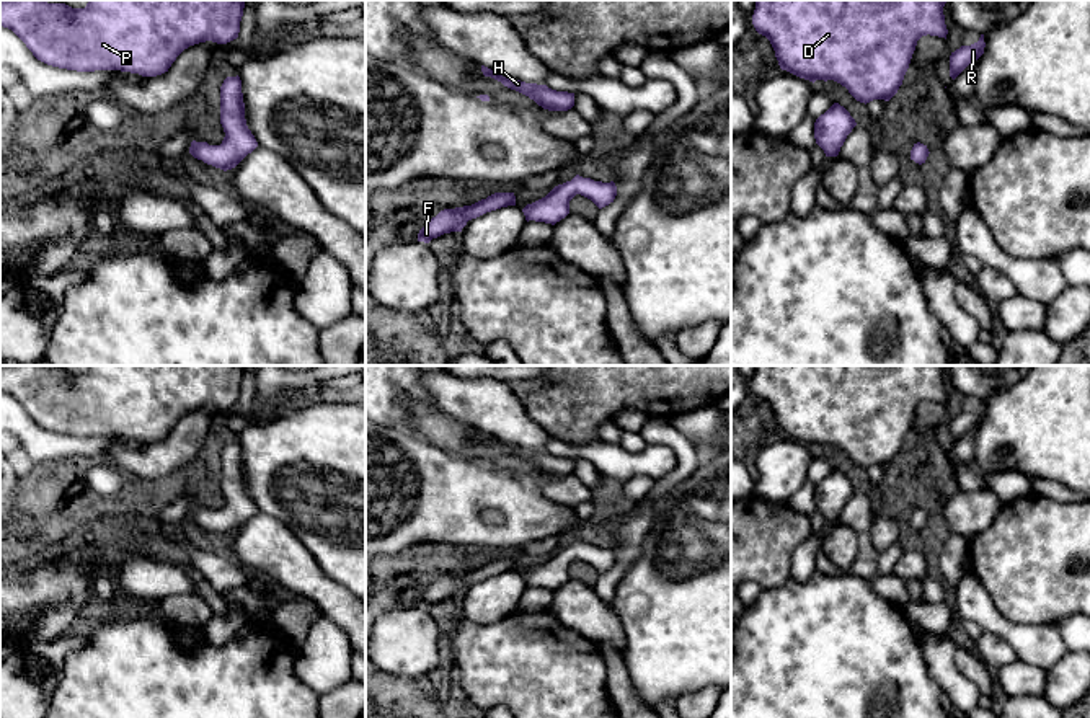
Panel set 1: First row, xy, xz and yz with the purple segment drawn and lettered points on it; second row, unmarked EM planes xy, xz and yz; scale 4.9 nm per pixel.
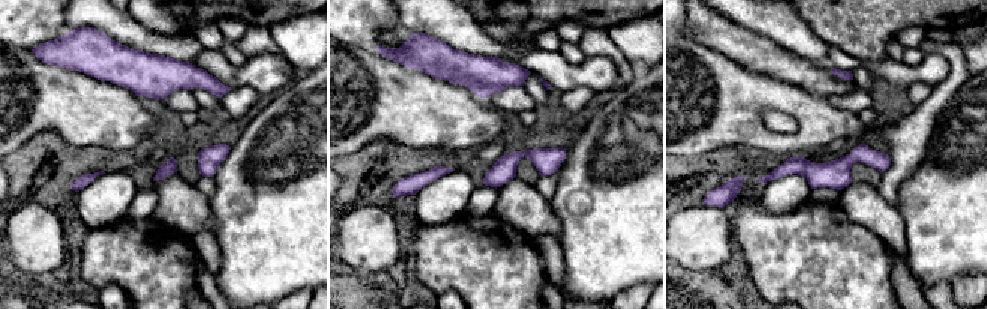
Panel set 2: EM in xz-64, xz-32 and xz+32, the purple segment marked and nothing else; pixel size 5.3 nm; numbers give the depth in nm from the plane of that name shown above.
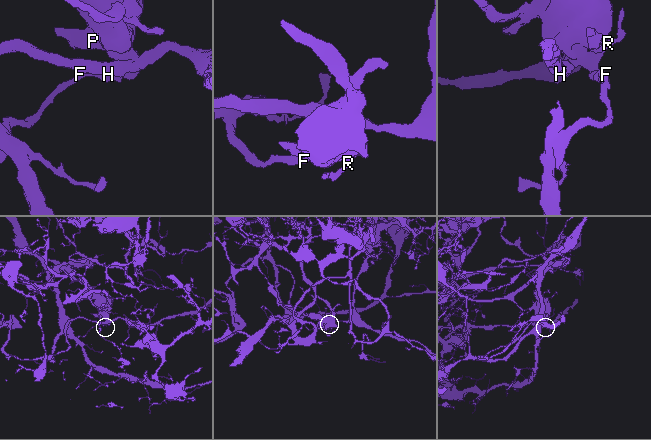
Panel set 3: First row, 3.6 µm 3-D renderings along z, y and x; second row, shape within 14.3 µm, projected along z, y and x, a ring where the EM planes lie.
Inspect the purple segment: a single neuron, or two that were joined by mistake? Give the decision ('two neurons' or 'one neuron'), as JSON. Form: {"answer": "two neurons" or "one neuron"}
{"answer": "two neurons"}

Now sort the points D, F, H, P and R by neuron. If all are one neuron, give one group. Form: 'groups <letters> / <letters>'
groups D H P R / F

